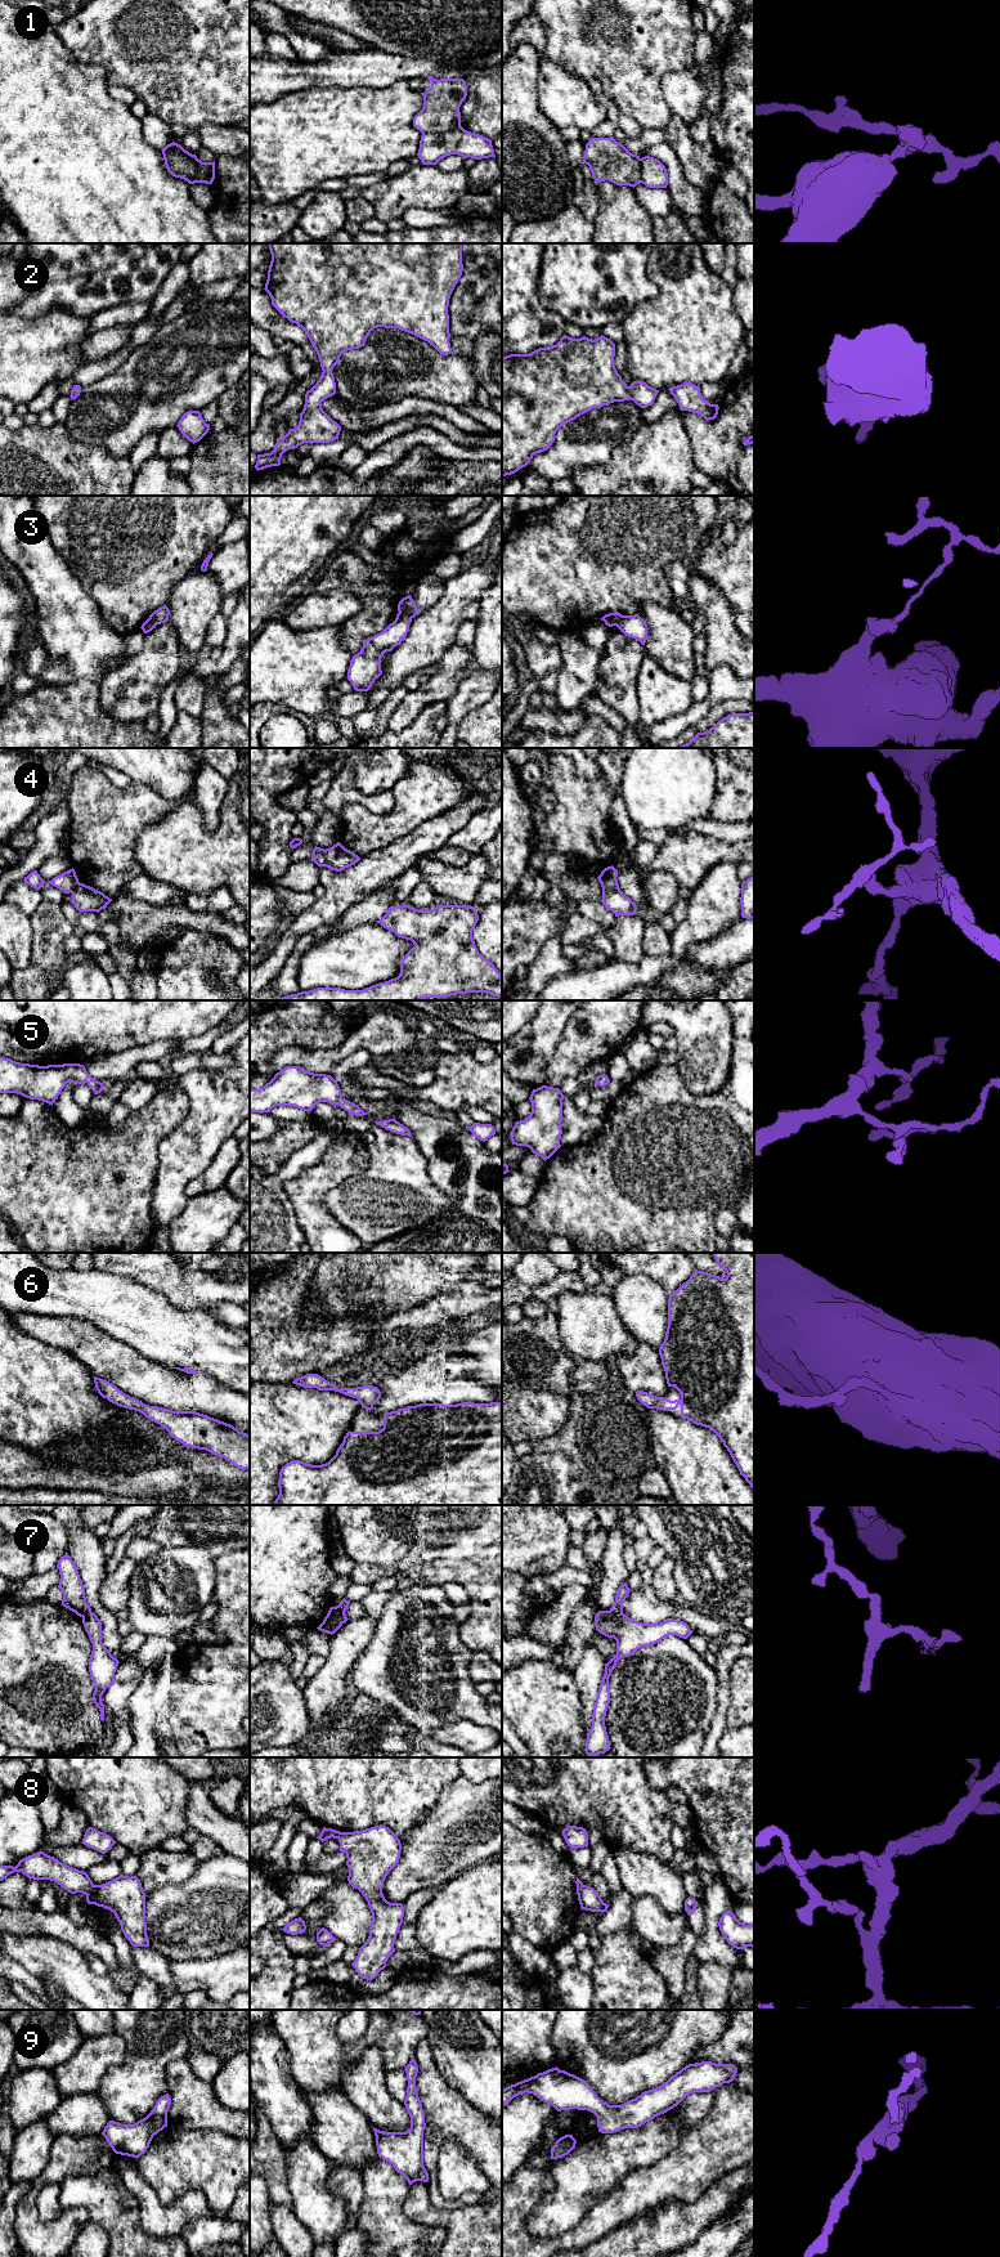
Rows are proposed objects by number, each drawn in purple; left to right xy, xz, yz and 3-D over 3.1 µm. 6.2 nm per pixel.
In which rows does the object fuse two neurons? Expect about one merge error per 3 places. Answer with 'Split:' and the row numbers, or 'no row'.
Split: 1, 3, 4, 7

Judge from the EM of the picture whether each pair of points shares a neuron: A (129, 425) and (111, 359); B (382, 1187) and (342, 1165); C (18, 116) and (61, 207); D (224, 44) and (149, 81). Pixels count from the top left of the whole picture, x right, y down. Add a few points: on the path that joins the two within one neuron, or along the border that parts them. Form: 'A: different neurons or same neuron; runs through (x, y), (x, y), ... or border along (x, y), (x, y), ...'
A: different neurons; border along (134, 349), (111, 374), (86, 385)
B: different neurons; border along (364, 1145), (367, 1167), (331, 1189)
C: same neuron; runs through (41, 139), (61, 159), (61, 184)
D: same neuron; runs through (206, 44), (187, 44), (167, 63)

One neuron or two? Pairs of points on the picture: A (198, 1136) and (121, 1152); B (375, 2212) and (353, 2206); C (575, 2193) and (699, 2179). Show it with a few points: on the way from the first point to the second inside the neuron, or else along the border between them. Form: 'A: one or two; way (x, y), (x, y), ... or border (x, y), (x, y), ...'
A: two; border (179, 1123), (158, 1145), (158, 1165), (155, 1174)
B: two; border (361, 2177), (363, 2197), (357, 2225)
C: two; border (635, 2170), (588, 2208)

